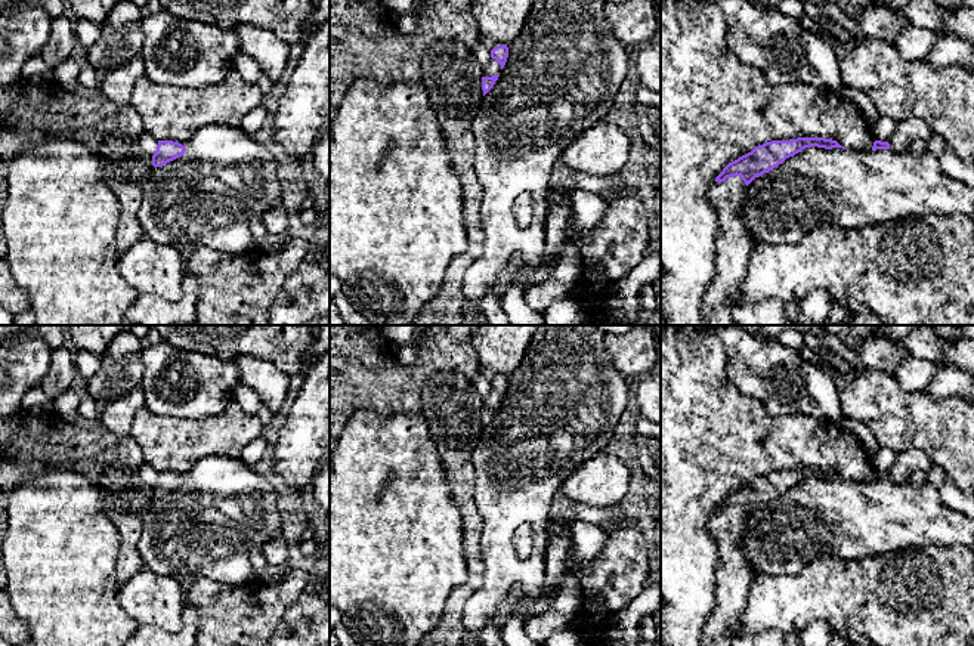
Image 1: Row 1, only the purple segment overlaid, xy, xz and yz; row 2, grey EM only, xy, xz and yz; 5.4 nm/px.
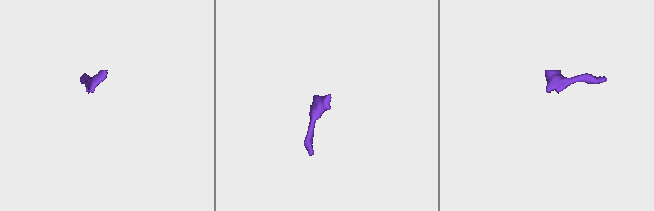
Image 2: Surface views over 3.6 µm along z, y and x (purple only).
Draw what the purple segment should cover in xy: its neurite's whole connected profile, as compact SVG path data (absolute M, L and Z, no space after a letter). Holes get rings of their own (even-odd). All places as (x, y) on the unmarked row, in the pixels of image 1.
M158 472L157 482L152 486L152 497L163 498L164 495L182 488L186 479L173 472Z

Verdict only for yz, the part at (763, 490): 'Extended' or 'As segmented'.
Extended

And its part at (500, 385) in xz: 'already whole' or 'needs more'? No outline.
needs more

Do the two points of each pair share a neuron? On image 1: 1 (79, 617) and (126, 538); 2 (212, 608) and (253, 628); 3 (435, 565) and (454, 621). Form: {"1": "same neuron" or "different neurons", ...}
{"1": "different neurons", "2": "same neuron", "3": "different neurons"}

